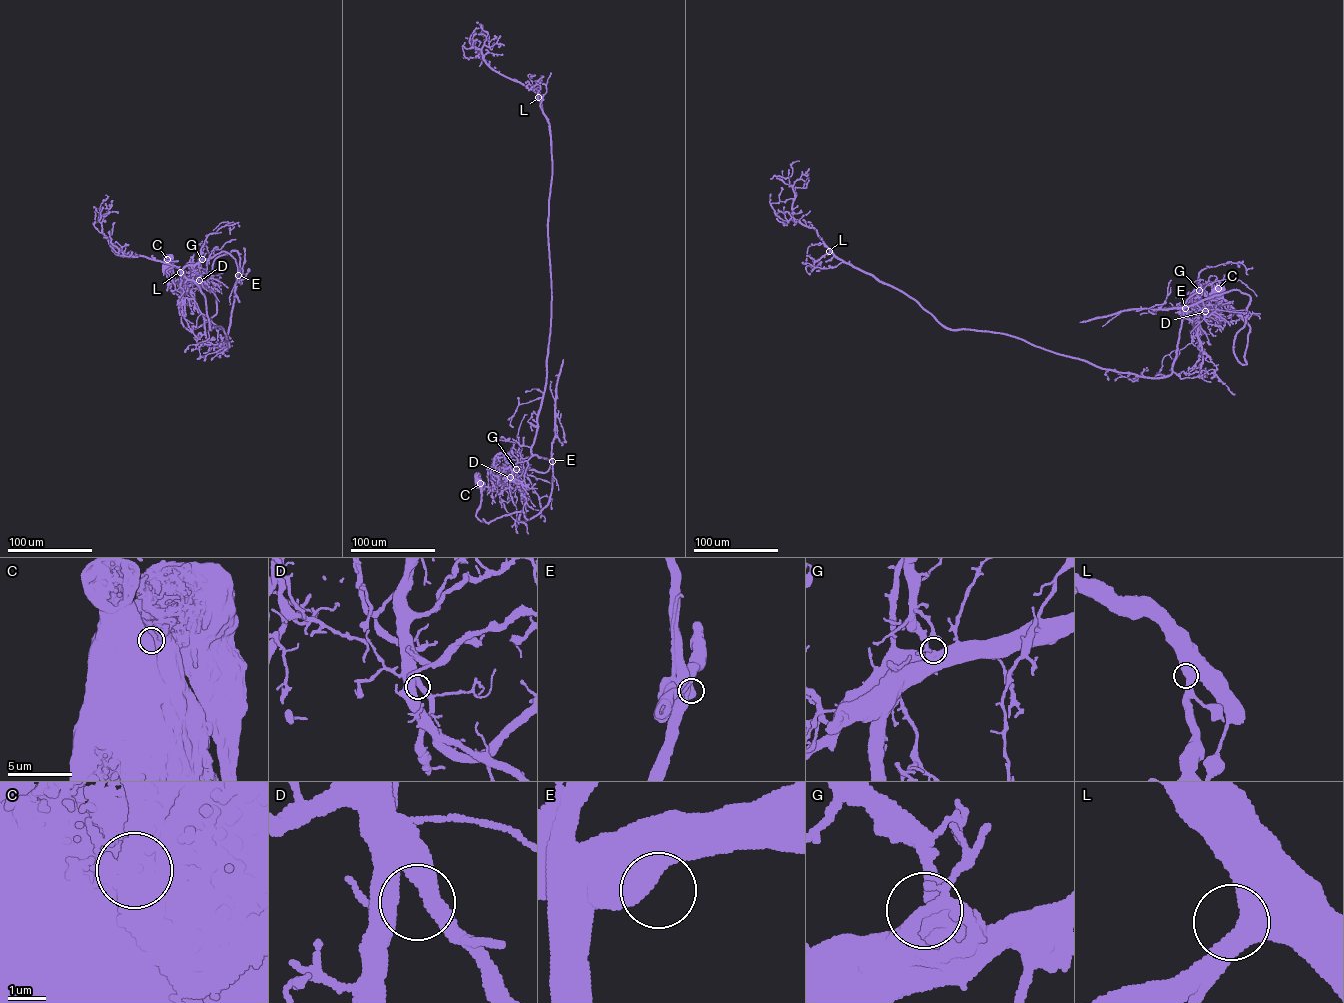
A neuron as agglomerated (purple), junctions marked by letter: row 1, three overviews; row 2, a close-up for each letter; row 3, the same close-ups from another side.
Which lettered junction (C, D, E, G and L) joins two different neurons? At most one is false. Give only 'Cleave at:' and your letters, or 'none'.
Cleave at: C

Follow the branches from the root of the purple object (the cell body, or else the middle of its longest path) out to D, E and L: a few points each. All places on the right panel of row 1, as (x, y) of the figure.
D: (1221, 286), (1221, 301), (1217, 314), (1217, 309), (1204, 293), (1197, 293), (1205, 311)
E: (1221, 286), (1221, 301), (1217, 314), (1215, 306), (1200, 290), (1200, 285), (1200, 289), (1187, 300), (1185, 308)
L: (1221, 286), (1217, 314), (1200, 285), (1187, 300), (1172, 371), (1152, 378), (1004, 334), (946, 328), (829, 251)

